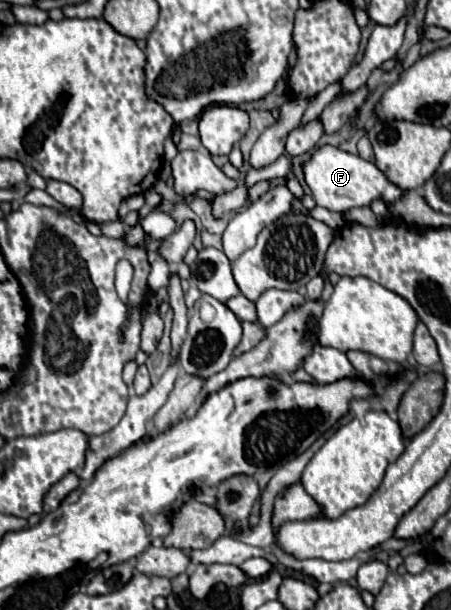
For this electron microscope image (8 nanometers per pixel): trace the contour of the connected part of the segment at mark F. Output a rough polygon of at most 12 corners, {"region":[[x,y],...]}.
{"region":[[333,146],[303,164],[319,206],[333,212],[399,202],[407,190]]}

